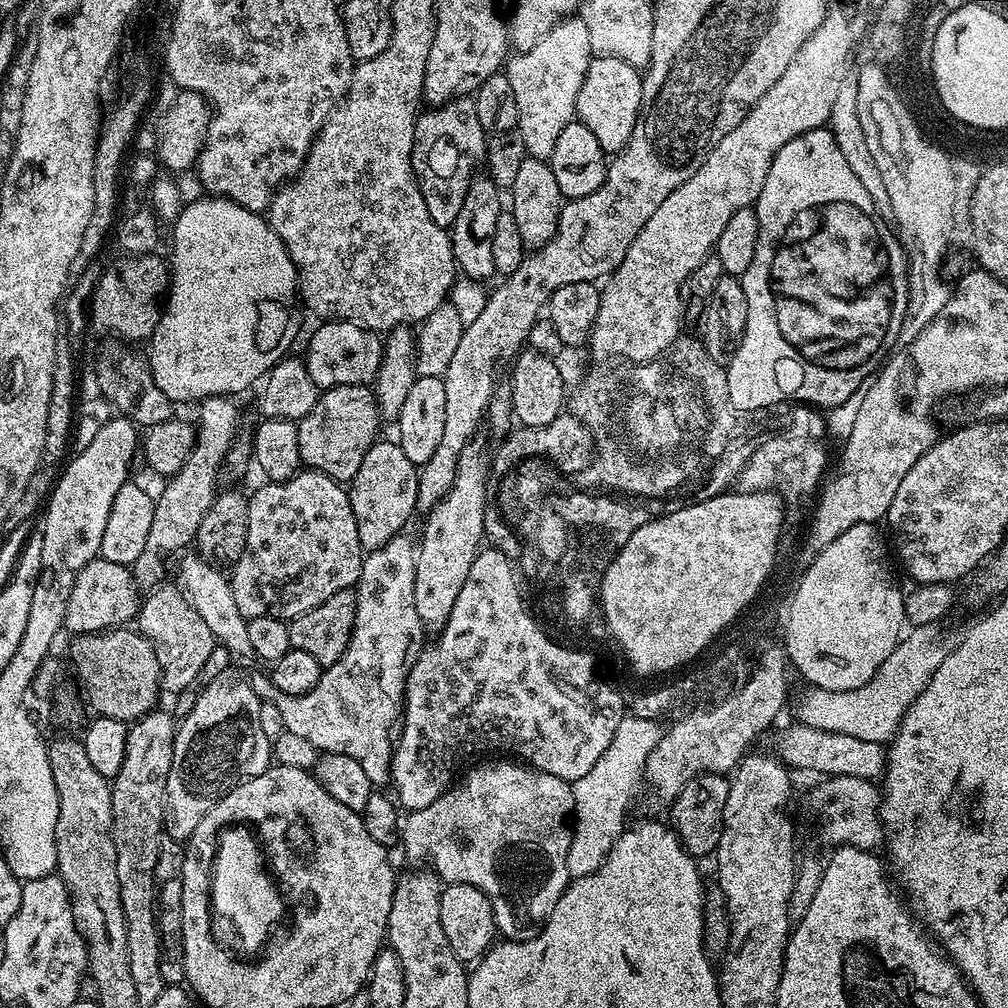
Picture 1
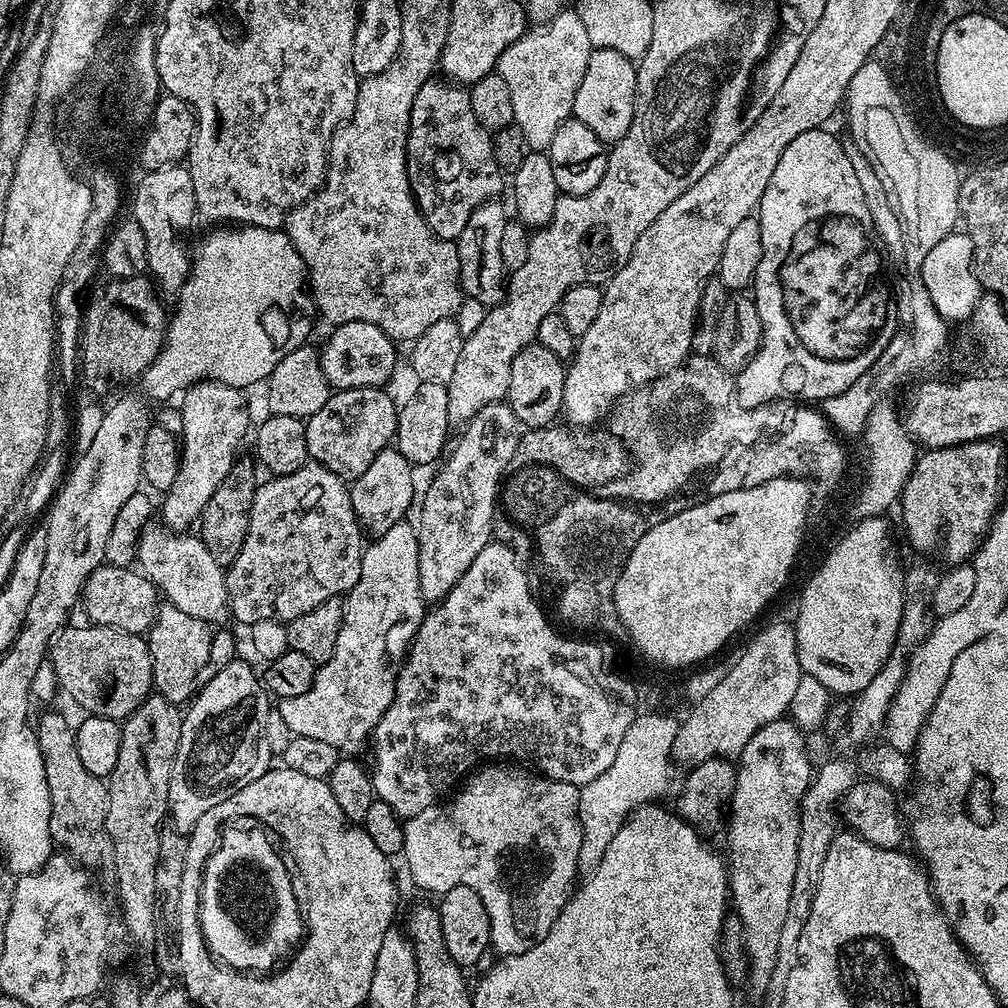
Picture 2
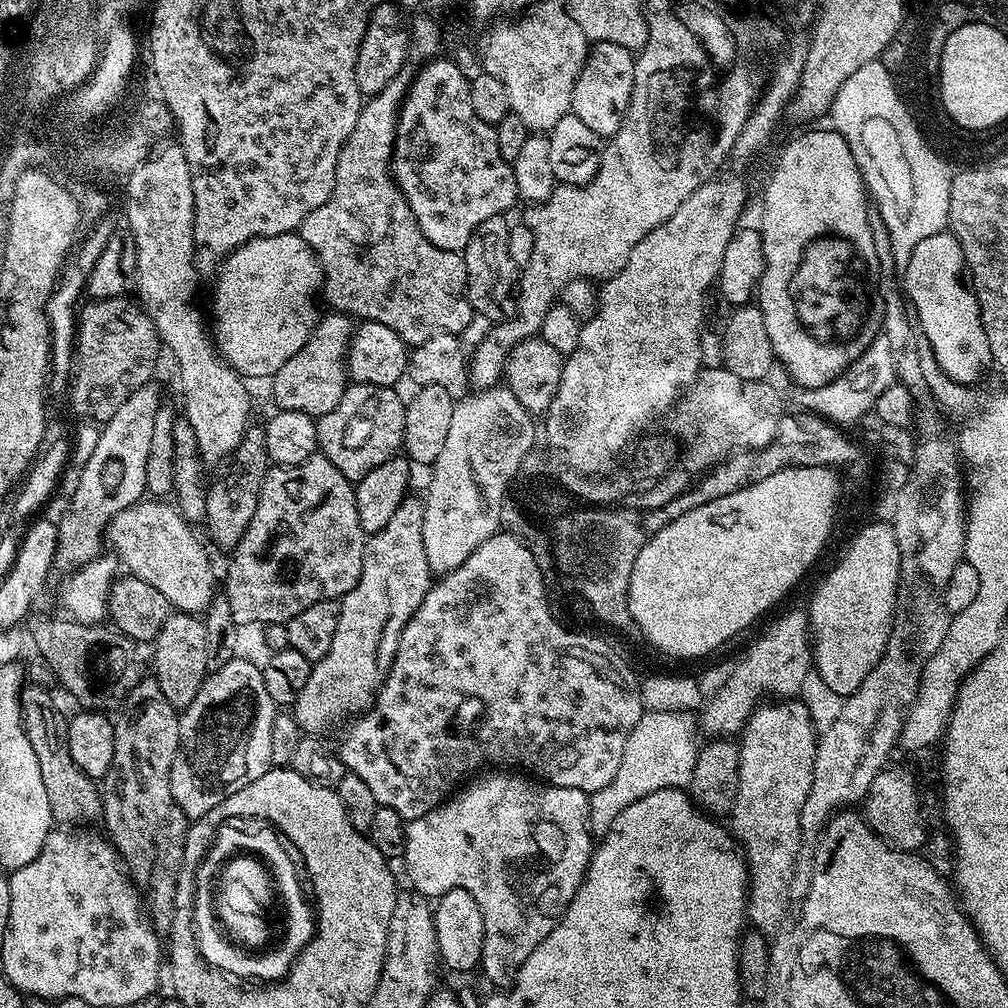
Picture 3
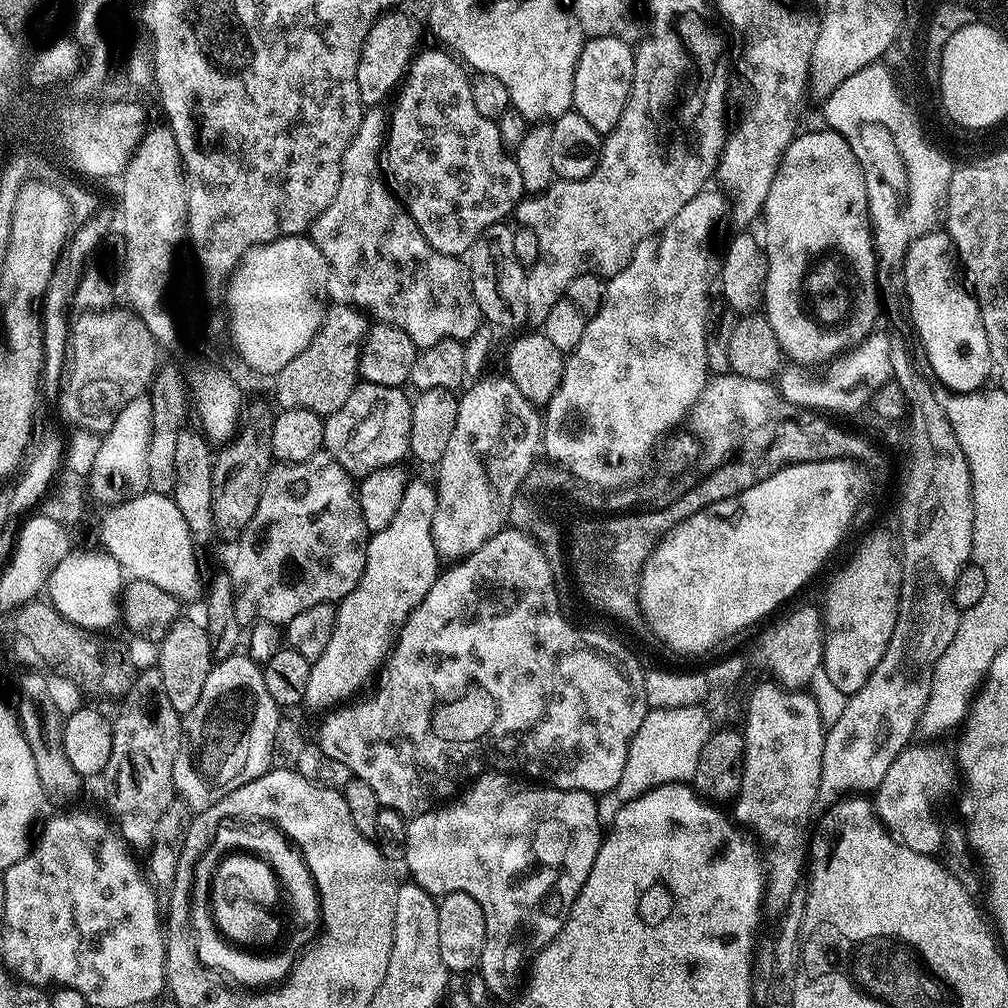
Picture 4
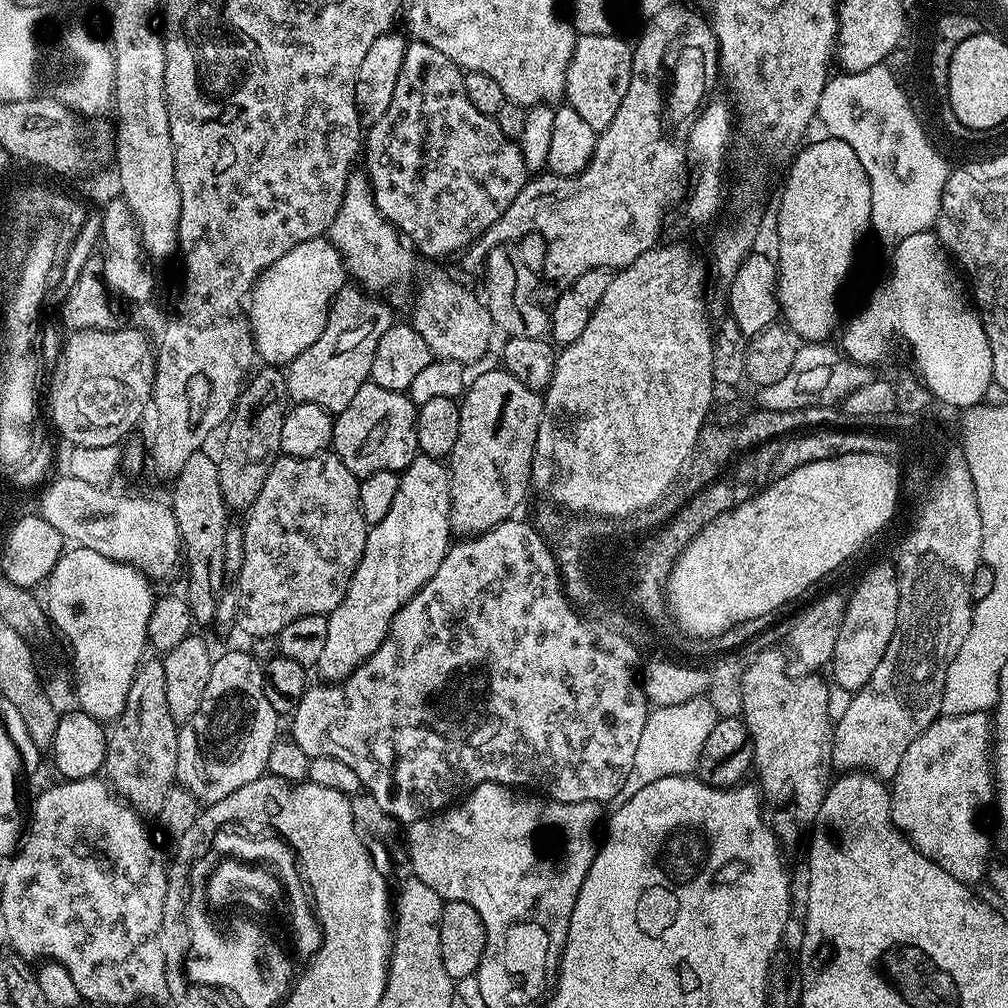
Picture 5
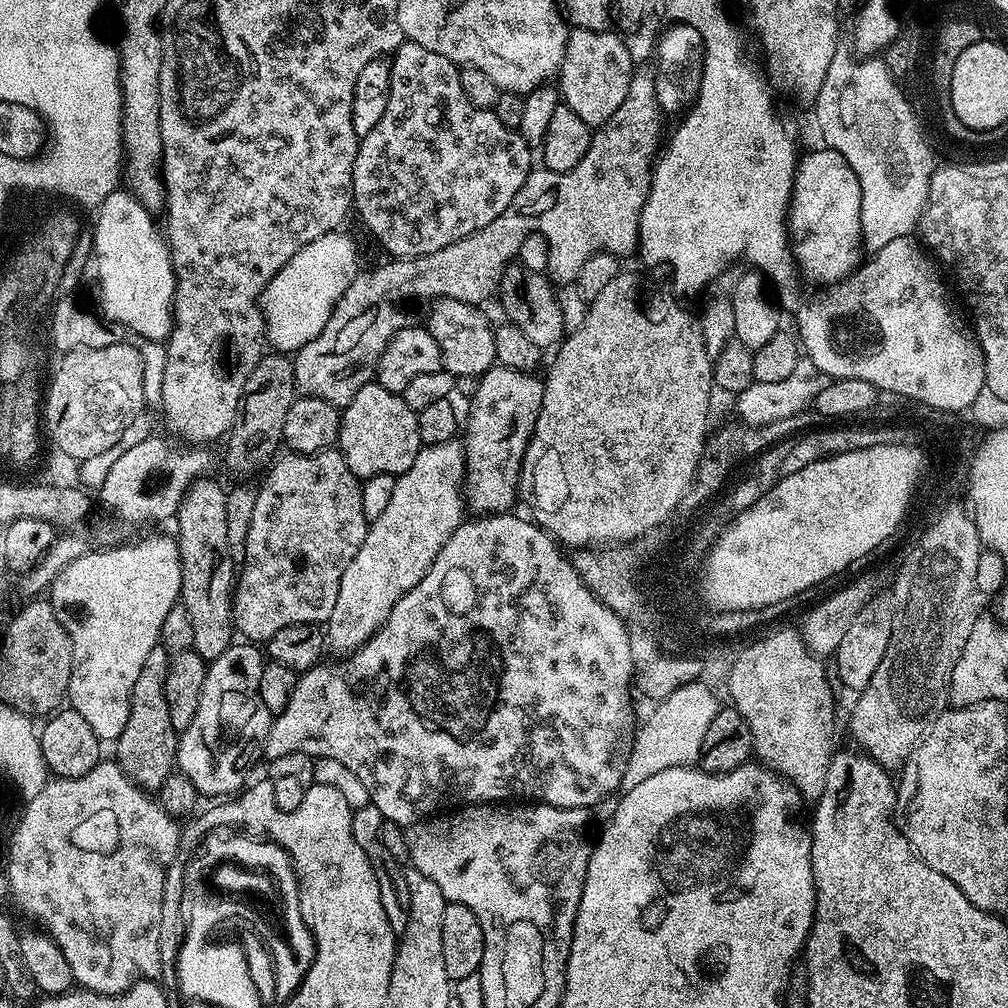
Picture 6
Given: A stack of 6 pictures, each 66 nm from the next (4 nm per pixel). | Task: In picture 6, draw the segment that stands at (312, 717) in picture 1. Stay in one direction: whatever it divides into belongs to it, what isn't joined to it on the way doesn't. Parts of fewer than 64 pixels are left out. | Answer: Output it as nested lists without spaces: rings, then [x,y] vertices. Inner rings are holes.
[[[459,439],[447,440],[444,444],[425,444],[421,447],[418,458],[414,458],[414,462],[410,466],[410,470],[406,470],[402,475],[396,477],[396,485],[394,486],[394,495],[390,497],[390,502],[386,506],[386,510],[382,510],[382,514],[378,514],[378,518],[371,521],[368,525],[368,533],[362,542],[362,547],[358,550],[358,554],[354,554],[354,559],[350,561],[350,566],[346,566],[346,574],[342,574],[342,586],[338,586],[338,602],[334,602],[334,614],[330,614],[330,618],[326,622],[326,644],[329,649],[332,648],[336,654],[347,654],[355,652],[363,644],[375,634],[379,628],[386,622],[386,618],[390,614],[390,610],[394,610],[394,606],[400,599],[410,590],[414,590],[414,586],[418,586],[418,582],[422,582],[422,578],[430,570],[430,566],[434,562],[434,558],[438,558],[438,554],[442,550],[442,546],[446,546],[448,539],[454,534],[454,530],[458,530],[458,526],[466,516],[466,497],[462,491],[464,482],[464,446]]]

